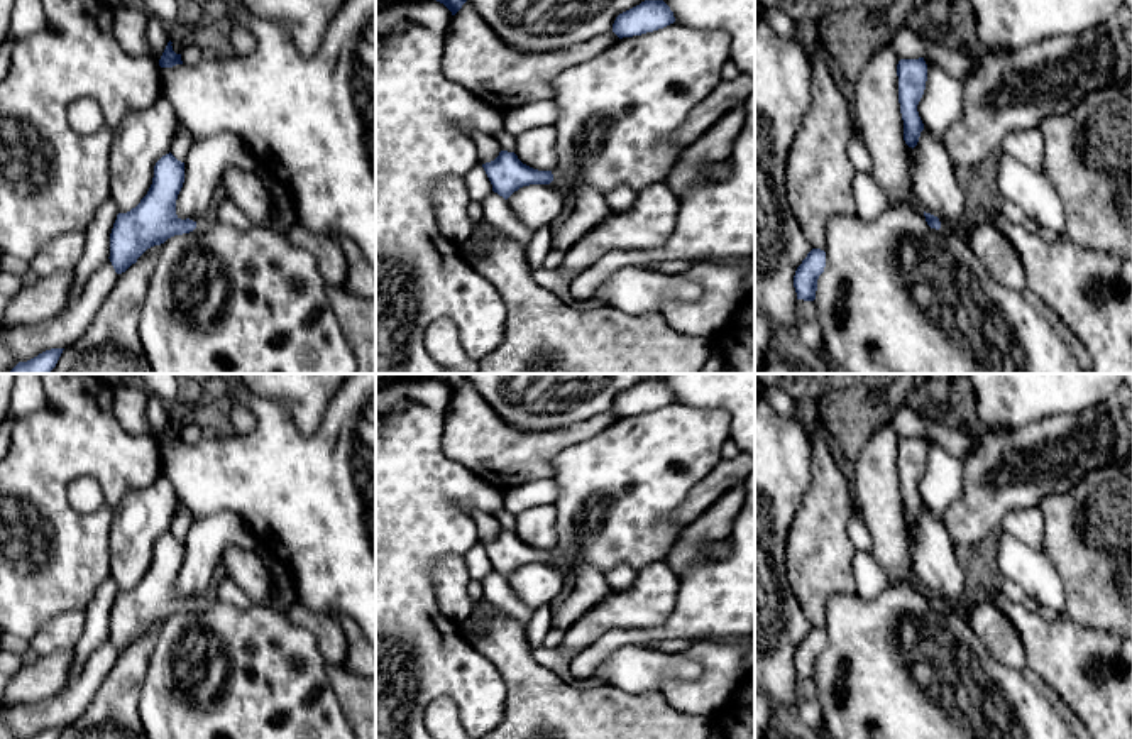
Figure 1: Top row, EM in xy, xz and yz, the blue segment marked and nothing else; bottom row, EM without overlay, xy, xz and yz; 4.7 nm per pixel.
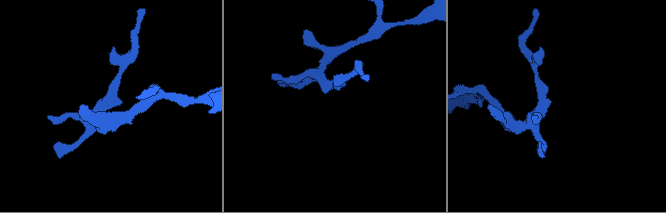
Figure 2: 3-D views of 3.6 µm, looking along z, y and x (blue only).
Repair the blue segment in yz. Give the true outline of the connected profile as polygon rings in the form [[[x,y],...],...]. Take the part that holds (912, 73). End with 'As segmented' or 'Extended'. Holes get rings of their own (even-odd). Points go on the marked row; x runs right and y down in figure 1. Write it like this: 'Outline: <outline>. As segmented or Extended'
Outline: [[[924,57],[900,59],[897,64],[898,76],[898,103],[904,120],[904,140],[909,147],[915,147],[924,130],[917,105],[924,95],[927,81],[927,64]]]. As segmented

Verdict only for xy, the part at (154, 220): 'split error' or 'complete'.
split error

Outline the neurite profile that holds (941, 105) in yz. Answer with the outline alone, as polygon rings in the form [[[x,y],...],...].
[[[924,61],[927,64],[927,81],[917,112],[924,129],[941,139],[961,118],[964,81],[951,76],[939,63]]]

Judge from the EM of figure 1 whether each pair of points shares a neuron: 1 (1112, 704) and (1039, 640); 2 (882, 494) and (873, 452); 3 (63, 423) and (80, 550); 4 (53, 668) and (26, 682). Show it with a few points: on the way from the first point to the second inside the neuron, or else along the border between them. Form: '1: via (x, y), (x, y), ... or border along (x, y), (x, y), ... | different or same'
1: via (1093, 694), (1058, 658) | same
2: via (877, 484), (877, 462) | same
3: via (54, 455), (54, 518) | same
4: via (46, 673), (32, 682) | same

